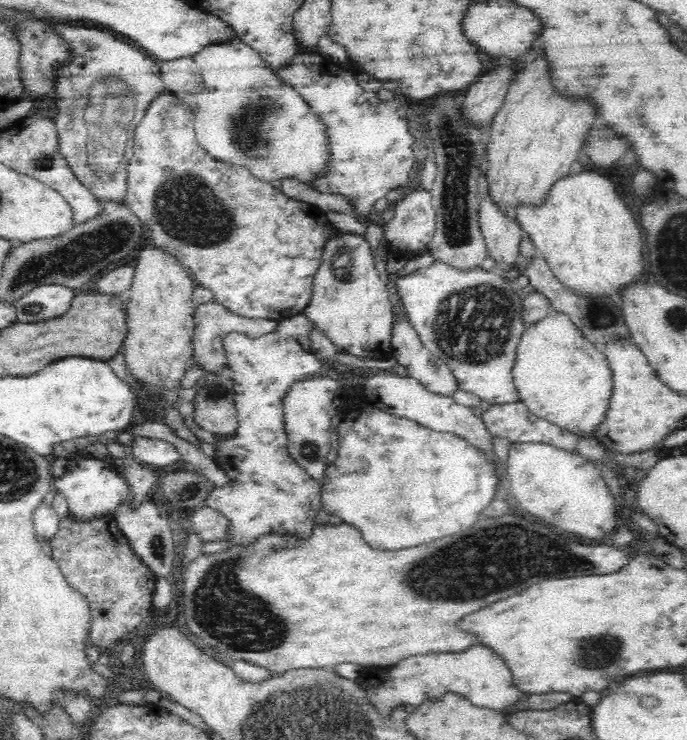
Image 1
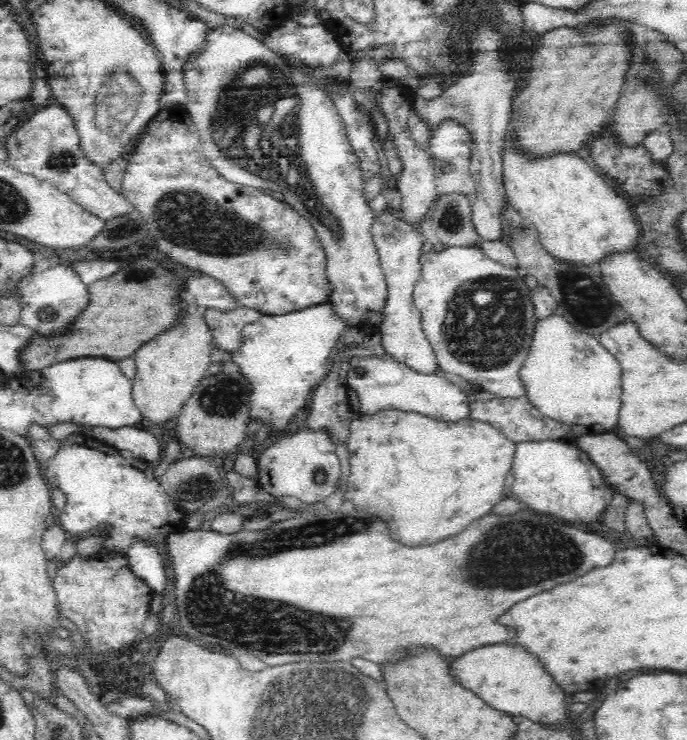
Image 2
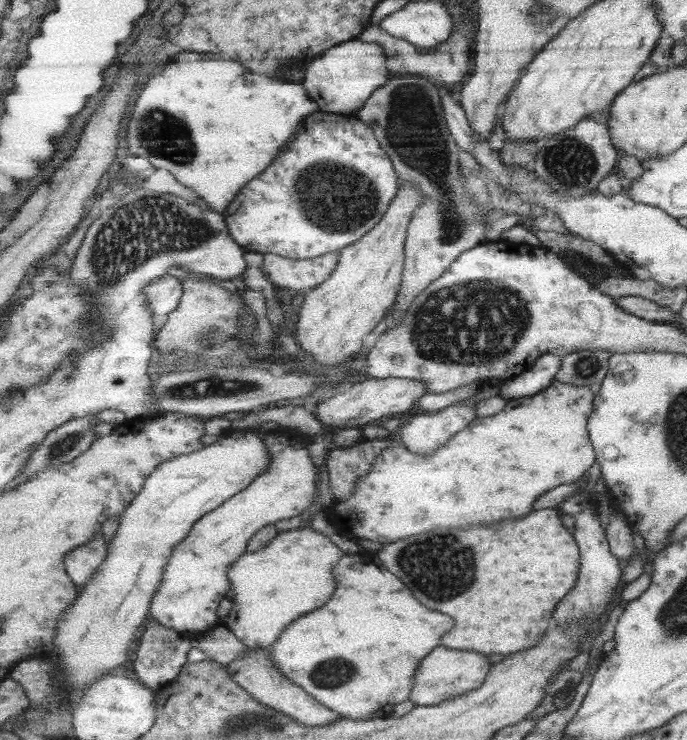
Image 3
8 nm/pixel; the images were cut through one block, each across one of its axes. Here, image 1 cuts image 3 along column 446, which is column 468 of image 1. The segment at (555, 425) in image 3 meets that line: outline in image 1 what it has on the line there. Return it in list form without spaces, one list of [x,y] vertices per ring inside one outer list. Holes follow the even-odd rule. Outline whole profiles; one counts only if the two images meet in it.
[[[364,402],[342,418],[337,435],[336,460],[325,466],[320,478],[323,510],[355,526],[374,550],[400,550],[458,534],[474,526],[480,512],[496,498],[497,476],[493,466],[474,446],[455,434],[428,430],[427,426],[396,418]]]

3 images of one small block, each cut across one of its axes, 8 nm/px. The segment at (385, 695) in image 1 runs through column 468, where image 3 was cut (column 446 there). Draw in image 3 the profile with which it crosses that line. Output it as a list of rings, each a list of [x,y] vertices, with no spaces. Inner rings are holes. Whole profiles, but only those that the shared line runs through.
[[[439,646],[437,650],[433,650],[433,654],[425,657],[425,662],[418,668],[410,699],[419,706],[443,704],[452,698],[479,689],[488,678],[490,670],[492,664],[487,655],[471,650],[449,650],[445,646]]]

